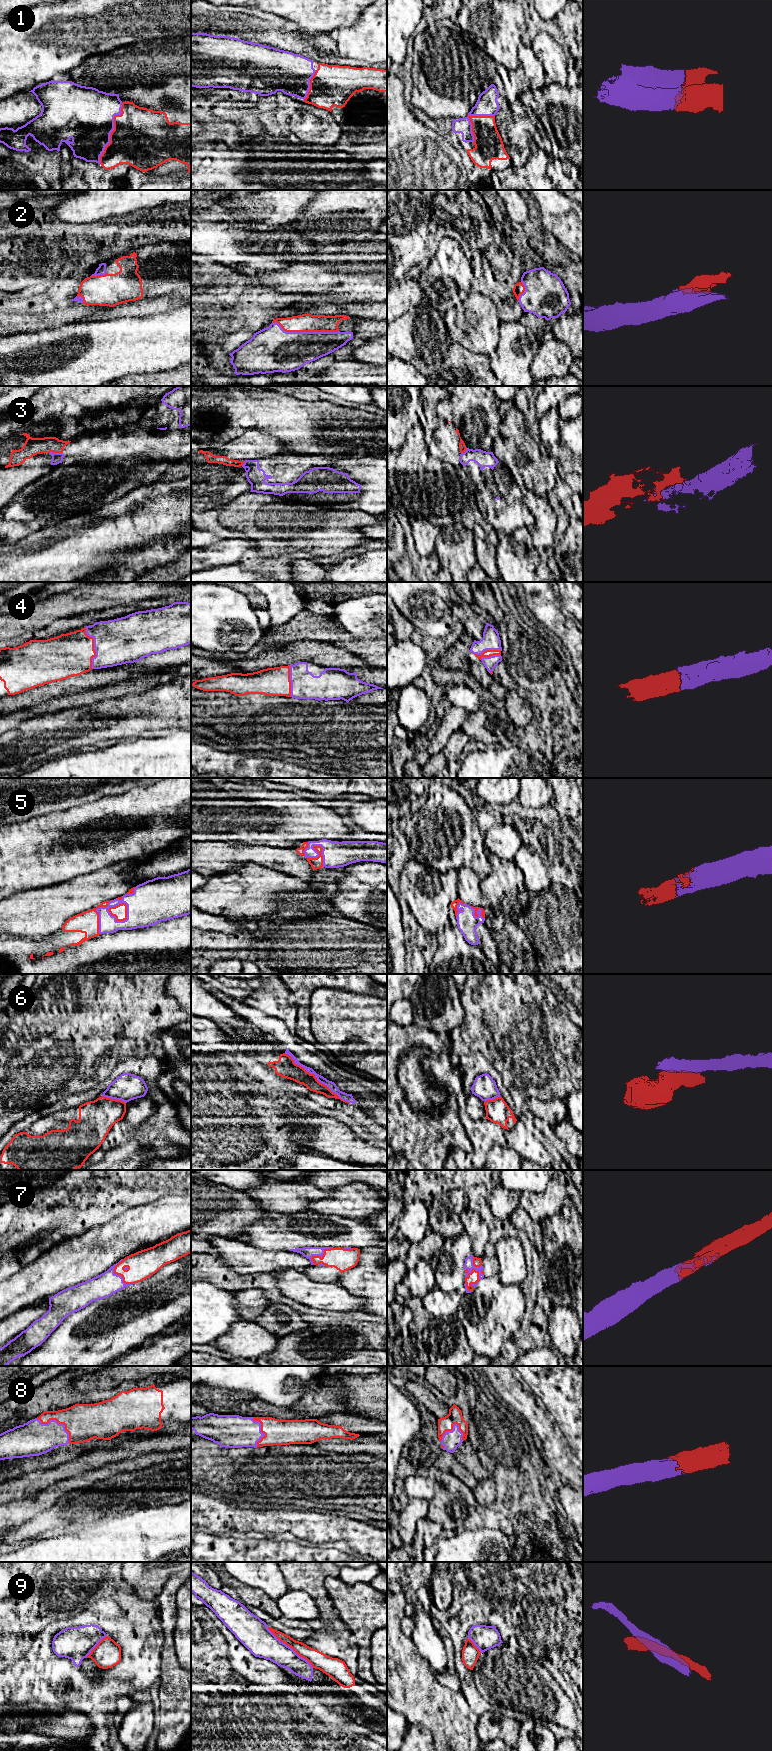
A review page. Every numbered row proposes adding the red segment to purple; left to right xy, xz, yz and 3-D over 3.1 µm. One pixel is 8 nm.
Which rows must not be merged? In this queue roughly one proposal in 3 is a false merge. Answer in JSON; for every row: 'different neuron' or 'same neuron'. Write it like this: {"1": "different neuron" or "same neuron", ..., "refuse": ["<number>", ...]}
{"1": "same neuron", "2": "same neuron", "3": "different neuron", "4": "same neuron", "5": "same neuron", "6": "different neuron", "7": "same neuron", "8": "same neuron", "9": "same neuron", "refuse": ["3", "6"]}

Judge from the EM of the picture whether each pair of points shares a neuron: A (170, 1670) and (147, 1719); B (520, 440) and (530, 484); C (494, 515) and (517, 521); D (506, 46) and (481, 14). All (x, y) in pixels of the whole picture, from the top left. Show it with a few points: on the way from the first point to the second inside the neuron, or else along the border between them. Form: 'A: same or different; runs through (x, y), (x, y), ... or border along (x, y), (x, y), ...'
A: different; border along (155, 1711), (158, 1722)
B: same; runs through (520, 451), (525, 464), (530, 469), (530, 473)
C: same; runs through (500, 515), (511, 515)
D: same; runs through (498, 40), (481, 22)

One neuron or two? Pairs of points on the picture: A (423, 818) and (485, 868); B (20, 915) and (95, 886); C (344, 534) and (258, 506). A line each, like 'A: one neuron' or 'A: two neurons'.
A: one neuron
B: one neuron
C: one neuron

